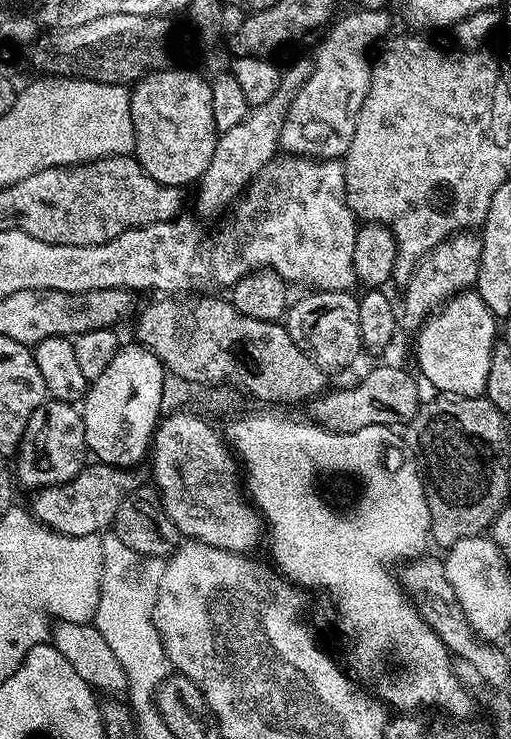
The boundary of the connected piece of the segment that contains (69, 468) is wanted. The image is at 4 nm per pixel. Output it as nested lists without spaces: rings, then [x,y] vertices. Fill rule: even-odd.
[[[45,399],[38,410],[30,414],[28,425],[16,449],[15,479],[19,483],[21,480],[31,490],[52,488],[55,484],[73,480],[80,473],[85,463],[84,456],[86,457],[81,409],[64,400]]]

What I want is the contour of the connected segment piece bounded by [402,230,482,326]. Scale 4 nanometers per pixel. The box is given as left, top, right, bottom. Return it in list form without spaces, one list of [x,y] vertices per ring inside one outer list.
[[[465,230],[455,232],[447,240],[442,241],[433,252],[428,253],[416,269],[412,277],[403,285],[404,308],[402,304],[402,320],[413,326],[419,326],[432,315],[433,312],[444,307],[453,296],[460,292],[469,291],[475,285],[480,269],[480,255],[482,242],[475,231]]]

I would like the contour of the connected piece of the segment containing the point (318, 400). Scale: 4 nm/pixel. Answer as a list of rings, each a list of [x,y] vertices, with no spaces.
[[[384,364],[373,372],[368,372],[353,388],[336,388],[325,391],[311,401],[310,407],[316,411],[314,420],[317,425],[331,432],[357,432],[366,426],[407,425],[415,420],[416,413],[422,407],[420,388],[416,385],[417,377],[404,368],[395,368]]]

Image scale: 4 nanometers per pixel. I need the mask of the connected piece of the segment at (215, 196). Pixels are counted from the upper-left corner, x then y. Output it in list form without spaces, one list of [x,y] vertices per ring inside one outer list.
[[[311,59],[296,60],[288,69],[285,67],[280,77],[280,85],[278,90],[274,90],[274,95],[266,102],[255,105],[249,111],[248,117],[238,122],[238,126],[217,135],[214,158],[210,158],[210,166],[206,166],[206,170],[200,175],[198,187],[195,189],[197,190],[197,210],[195,211],[201,217],[202,215],[223,217],[226,206],[231,205],[243,193],[252,179],[271,160],[276,159],[280,148],[280,131],[288,113],[288,107],[292,105],[292,99],[296,97],[298,90],[310,78],[313,67]]]

